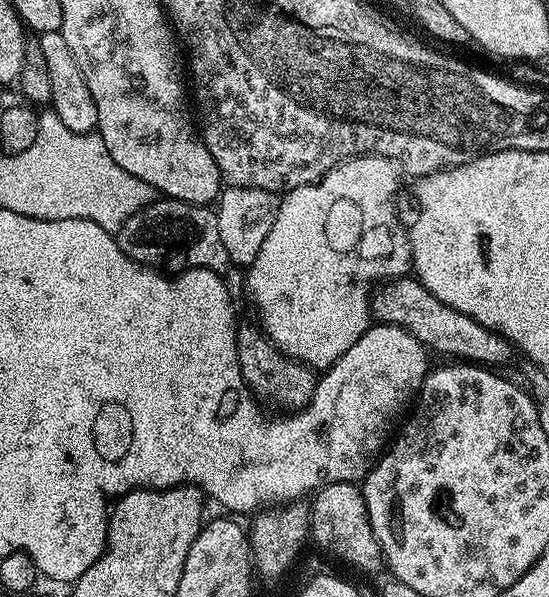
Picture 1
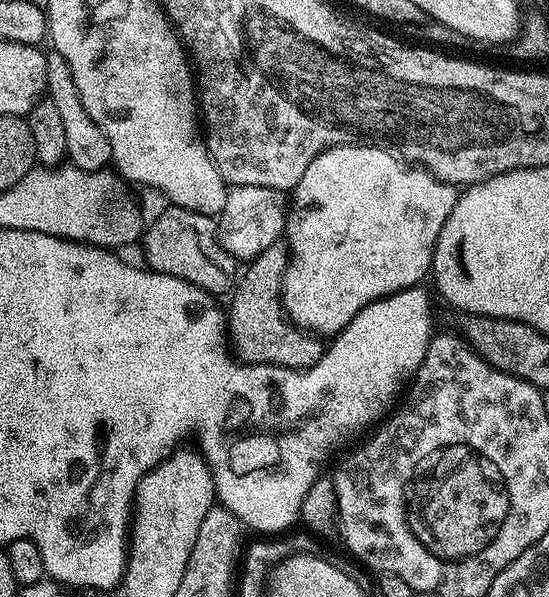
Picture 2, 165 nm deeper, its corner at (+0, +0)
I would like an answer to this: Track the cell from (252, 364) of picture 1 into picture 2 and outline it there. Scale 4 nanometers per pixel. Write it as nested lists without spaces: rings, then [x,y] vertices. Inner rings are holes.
[[[287,239],[266,246],[243,269],[242,279],[231,293],[232,305],[226,308],[226,328],[236,346],[235,355],[246,364],[273,364],[283,368],[309,368],[322,358],[325,341],[314,331],[300,327],[284,309],[284,275],[290,249]],[[244,280],[244,281],[243,281]],[[240,355],[240,356],[239,356]]]

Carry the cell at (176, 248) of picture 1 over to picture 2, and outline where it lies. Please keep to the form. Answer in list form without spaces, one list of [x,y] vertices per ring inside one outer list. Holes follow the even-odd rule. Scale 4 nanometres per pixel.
[[[168,206],[165,209],[165,212],[153,224],[151,221],[147,225],[142,237],[144,256],[148,259],[146,261],[147,267],[154,272],[170,274],[174,278],[182,278],[217,298],[223,297],[223,292],[225,294],[231,293],[238,280],[238,261],[220,245],[220,237],[216,234],[217,221],[213,217],[204,216],[194,210],[186,210],[175,206]]]

